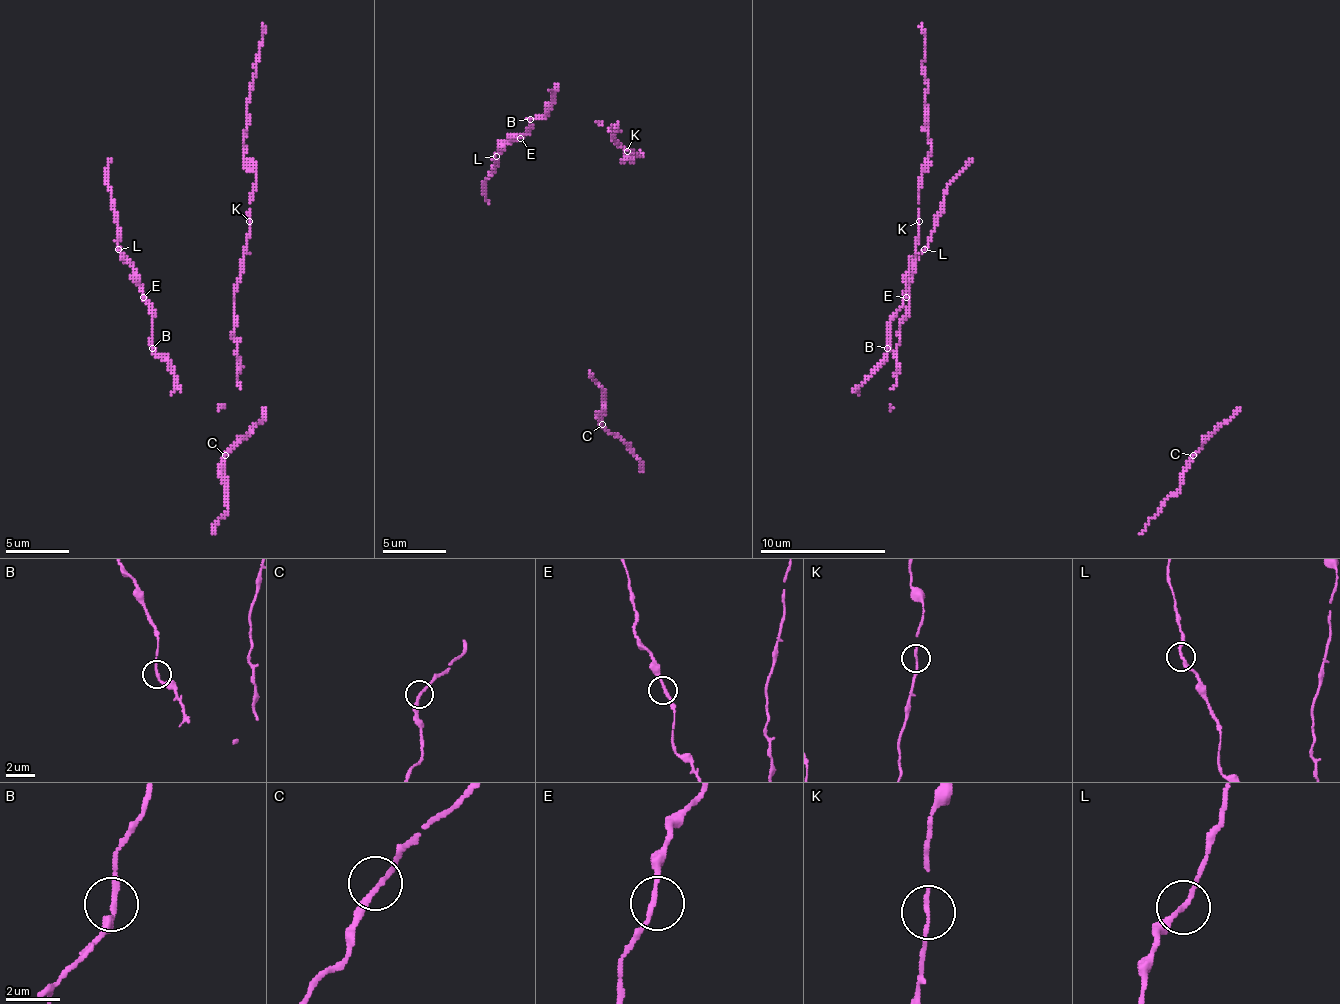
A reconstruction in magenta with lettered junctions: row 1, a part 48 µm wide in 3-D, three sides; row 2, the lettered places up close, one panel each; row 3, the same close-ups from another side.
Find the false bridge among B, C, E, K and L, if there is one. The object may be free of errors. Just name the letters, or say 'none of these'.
none of these

